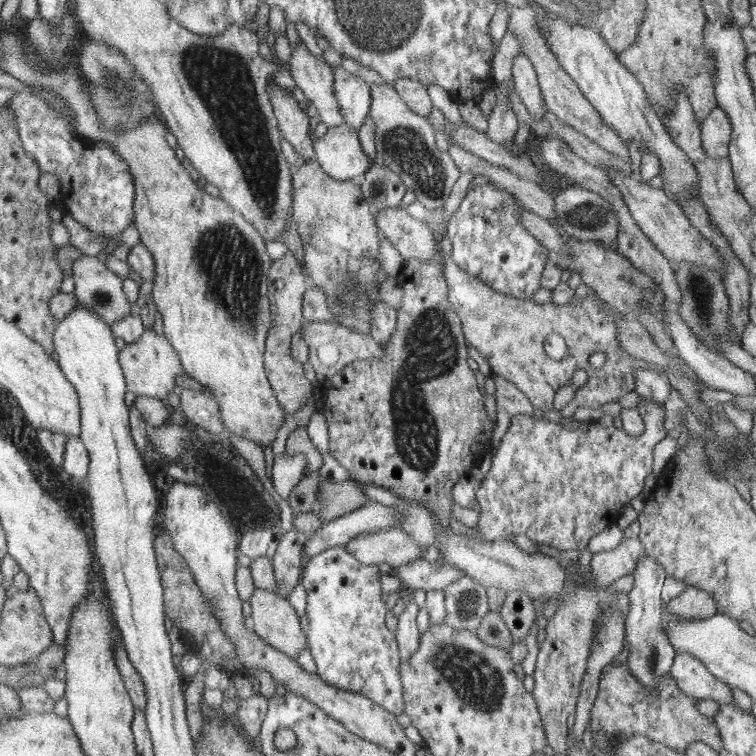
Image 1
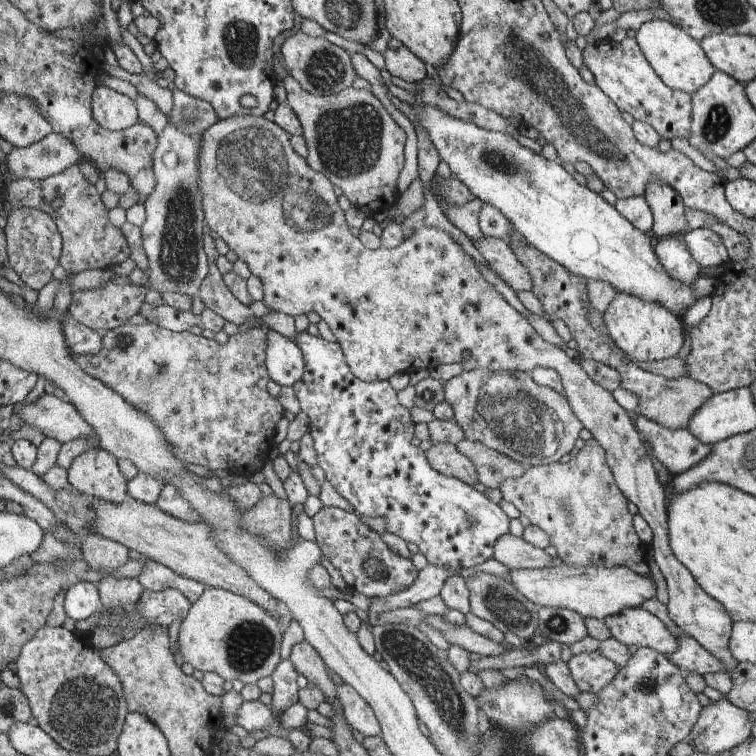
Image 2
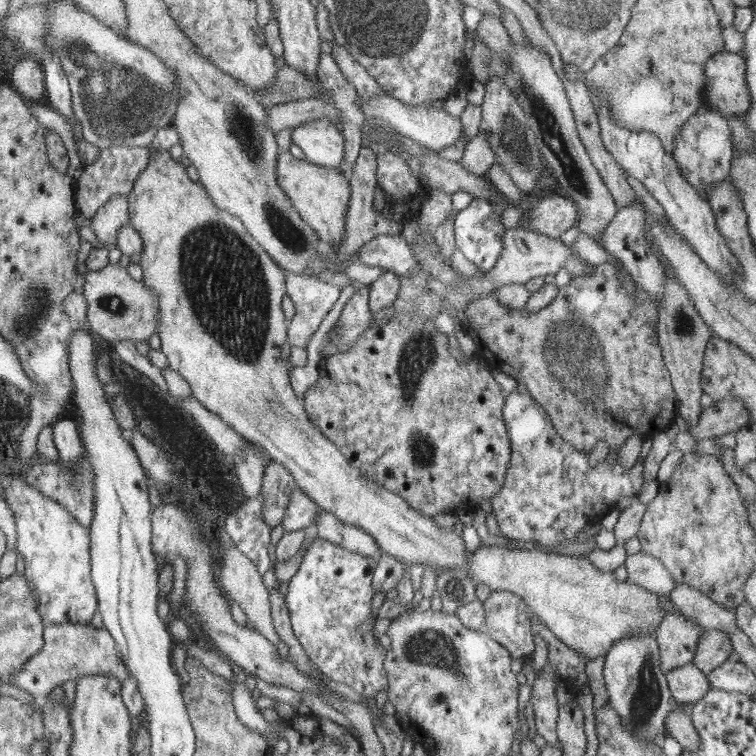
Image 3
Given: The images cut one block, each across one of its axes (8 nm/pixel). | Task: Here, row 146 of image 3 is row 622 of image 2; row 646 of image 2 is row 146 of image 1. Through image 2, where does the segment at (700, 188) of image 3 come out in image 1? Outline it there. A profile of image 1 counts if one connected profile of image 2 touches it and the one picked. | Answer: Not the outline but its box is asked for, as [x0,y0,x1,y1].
[700,106,732,160]

